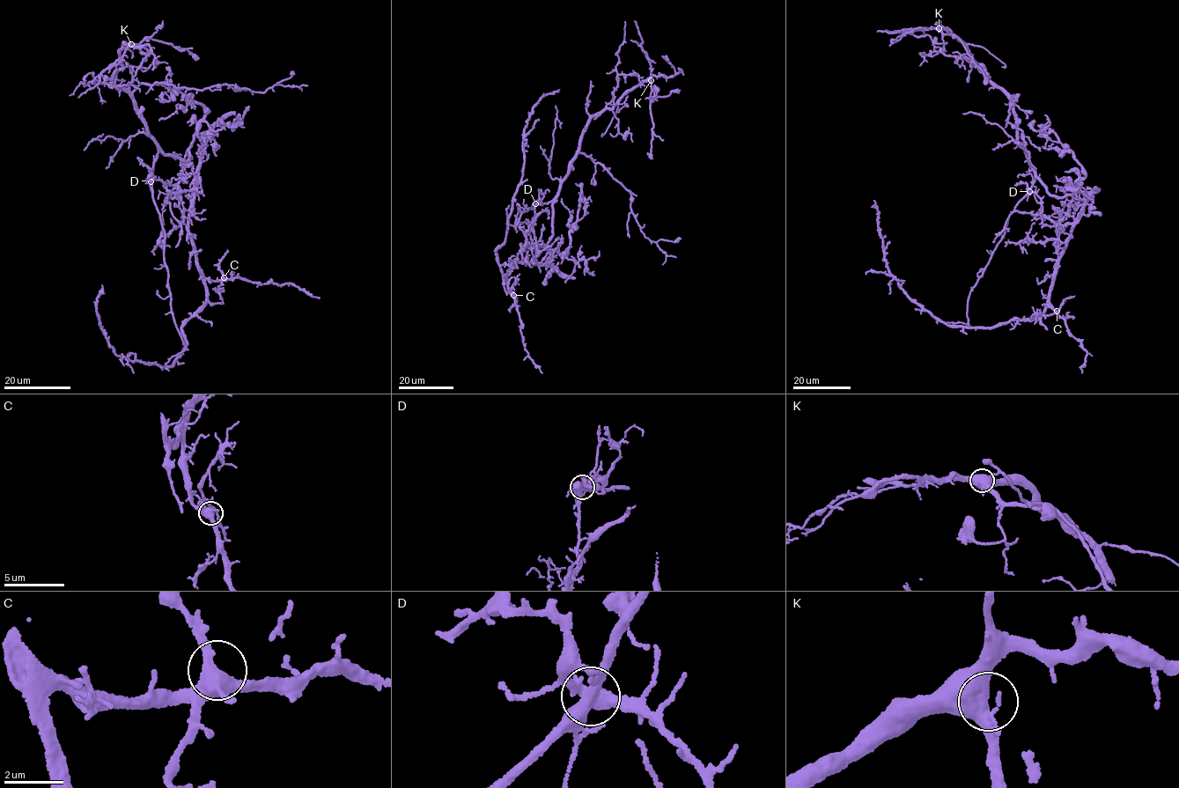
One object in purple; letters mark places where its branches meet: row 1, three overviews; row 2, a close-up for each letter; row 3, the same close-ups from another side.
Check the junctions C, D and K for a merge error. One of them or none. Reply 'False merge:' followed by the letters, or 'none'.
False merge: D

